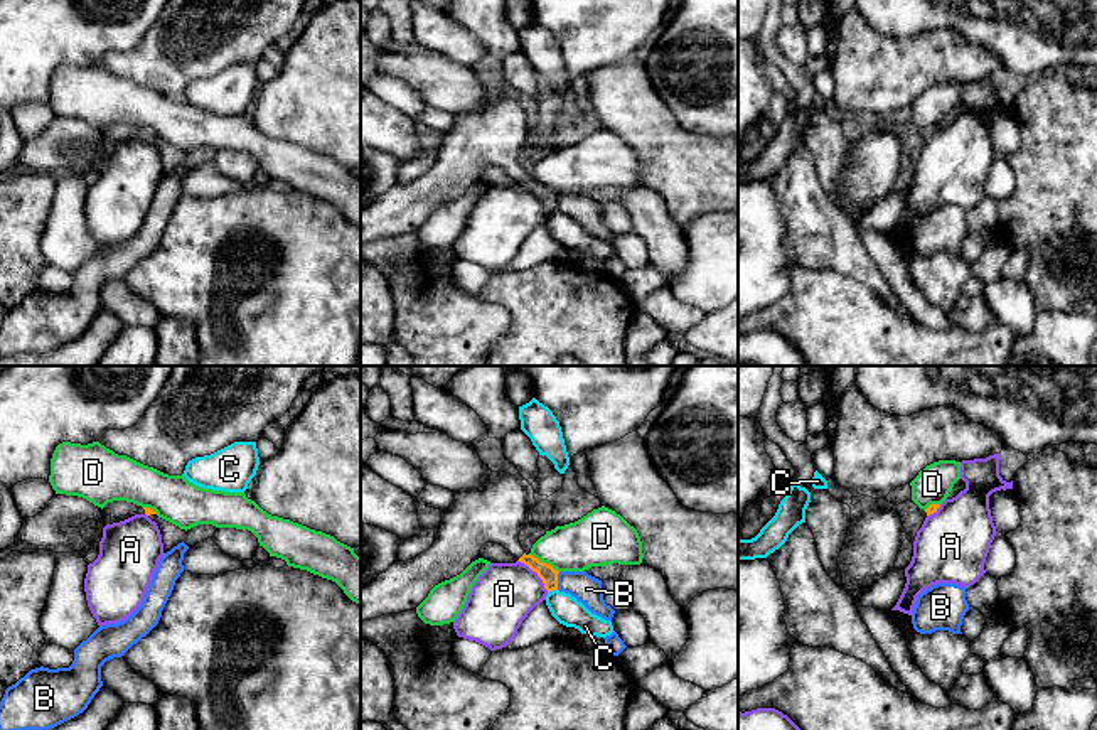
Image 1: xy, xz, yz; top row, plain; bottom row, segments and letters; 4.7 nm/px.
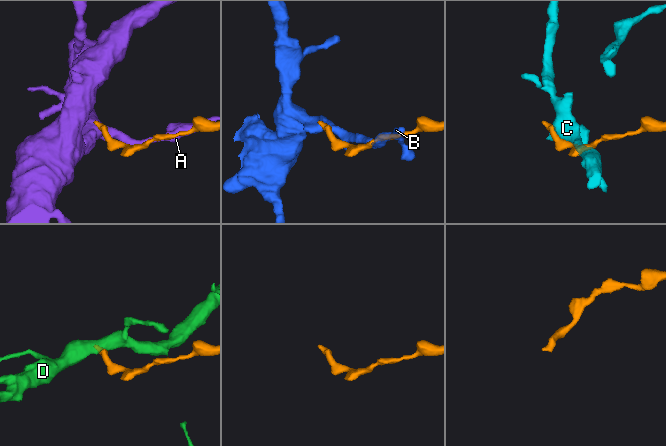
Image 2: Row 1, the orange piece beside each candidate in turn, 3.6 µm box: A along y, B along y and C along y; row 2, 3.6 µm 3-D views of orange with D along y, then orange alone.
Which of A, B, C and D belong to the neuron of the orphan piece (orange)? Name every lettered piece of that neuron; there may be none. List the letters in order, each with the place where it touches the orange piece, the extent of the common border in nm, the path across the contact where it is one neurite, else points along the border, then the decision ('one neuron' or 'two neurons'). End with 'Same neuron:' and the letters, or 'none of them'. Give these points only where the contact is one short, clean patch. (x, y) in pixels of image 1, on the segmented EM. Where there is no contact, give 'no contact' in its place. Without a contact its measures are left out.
A: meets orange in xz at (536, 572); contact 220 nm long; border along xz (518, 560), (536, 574), (548, 592); two neurons
B: meets orange in xz at (556, 580); contact 90 nm long; two neurons
C: meets orange in xz at (551, 590); contact 50 nm long; two neurons
D: meets orange in xz at (545, 563); contact 170 nm long; border along xz (529, 553), (558, 572); two neurons
Same neuron: none of them

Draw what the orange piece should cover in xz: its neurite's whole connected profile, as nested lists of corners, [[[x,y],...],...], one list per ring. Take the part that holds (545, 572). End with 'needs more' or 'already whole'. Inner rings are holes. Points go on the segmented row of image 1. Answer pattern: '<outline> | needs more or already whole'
[[[492,472],[482,487],[455,494],[426,551],[396,561],[361,587],[361,622],[416,610],[435,585],[479,560],[485,543],[499,543],[516,555],[538,573],[548,593],[558,590],[559,572],[526,555],[519,543],[519,531],[532,521],[534,506],[534,489],[521,474]]] | needs more

